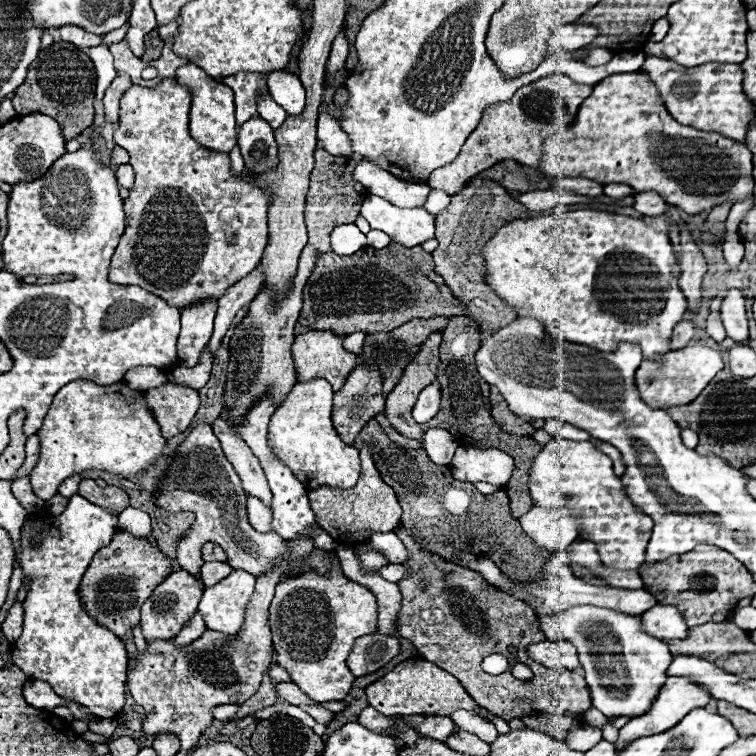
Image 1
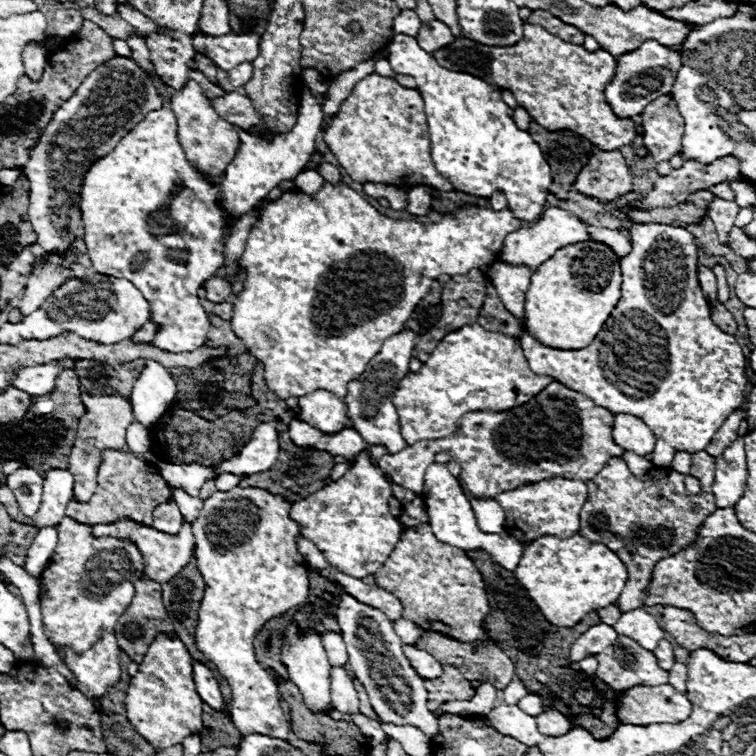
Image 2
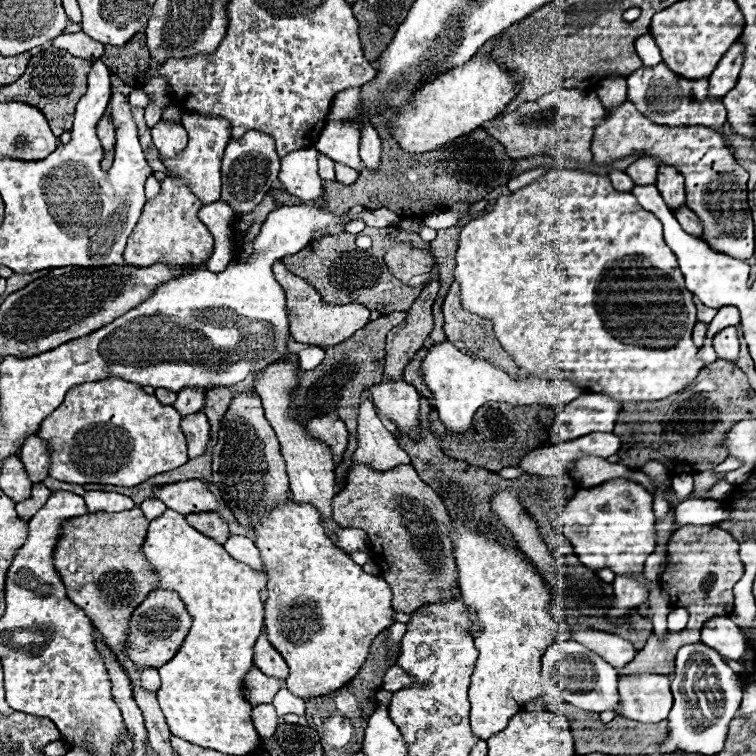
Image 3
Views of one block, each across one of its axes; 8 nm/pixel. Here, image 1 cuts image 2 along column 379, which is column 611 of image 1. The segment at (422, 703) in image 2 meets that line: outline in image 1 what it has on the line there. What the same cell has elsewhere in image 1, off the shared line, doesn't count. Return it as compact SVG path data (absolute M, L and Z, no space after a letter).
M540 606L534 610L536 610L538 622L540 622L540 630L544 632L544 636L548 640L568 640L578 648L580 662L586 672L584 678L590 686L592 706L596 710L600 710L608 718L614 718L614 716L632 716L634 718L648 710L648 706L656 698L658 690L666 682L666 670L674 656L670 654L668 644L664 640L654 638L642 630L642 622L640 622L638 614L624 614L624 612L598 608L598 606L574 606L568 610L556 612L556 614L548 614Z

